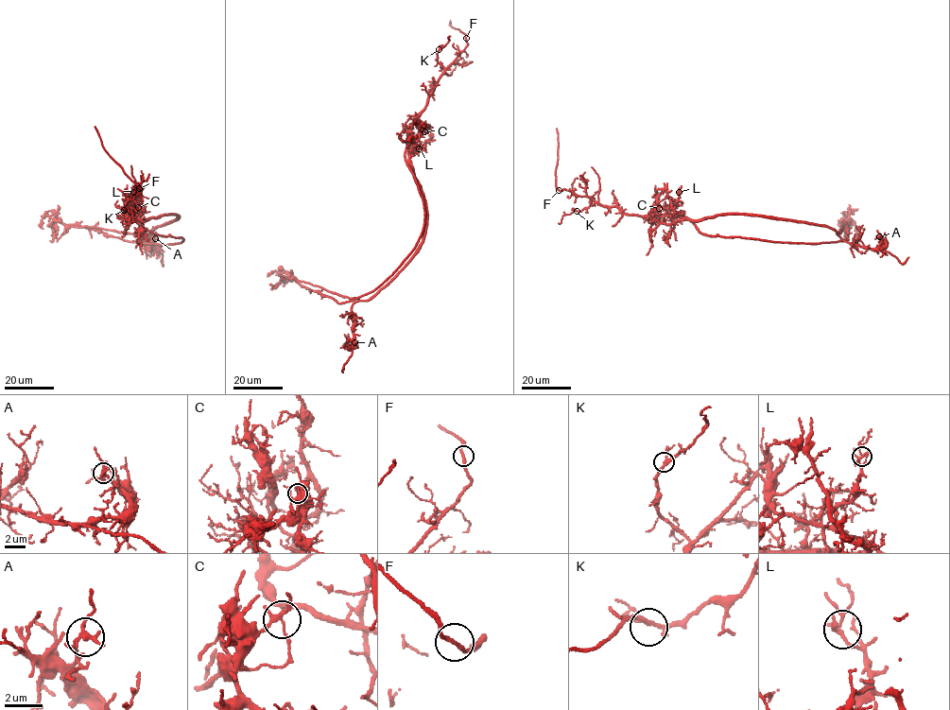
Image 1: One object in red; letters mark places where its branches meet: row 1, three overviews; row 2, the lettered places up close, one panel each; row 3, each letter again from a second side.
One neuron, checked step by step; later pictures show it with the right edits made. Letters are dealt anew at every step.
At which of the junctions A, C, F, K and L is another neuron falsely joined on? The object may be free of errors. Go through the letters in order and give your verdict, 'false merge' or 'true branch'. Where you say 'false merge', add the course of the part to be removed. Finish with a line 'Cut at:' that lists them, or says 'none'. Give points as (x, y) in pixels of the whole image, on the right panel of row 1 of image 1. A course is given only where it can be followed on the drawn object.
A: true branch
C: false merge; foreign part runs (659, 208), (659, 215), (647, 216), (688, 218), (709, 235), (824, 243), (848, 239), (845, 216), (848, 228)
F: true branch
K: true branch
L: true branch
Cut at: C

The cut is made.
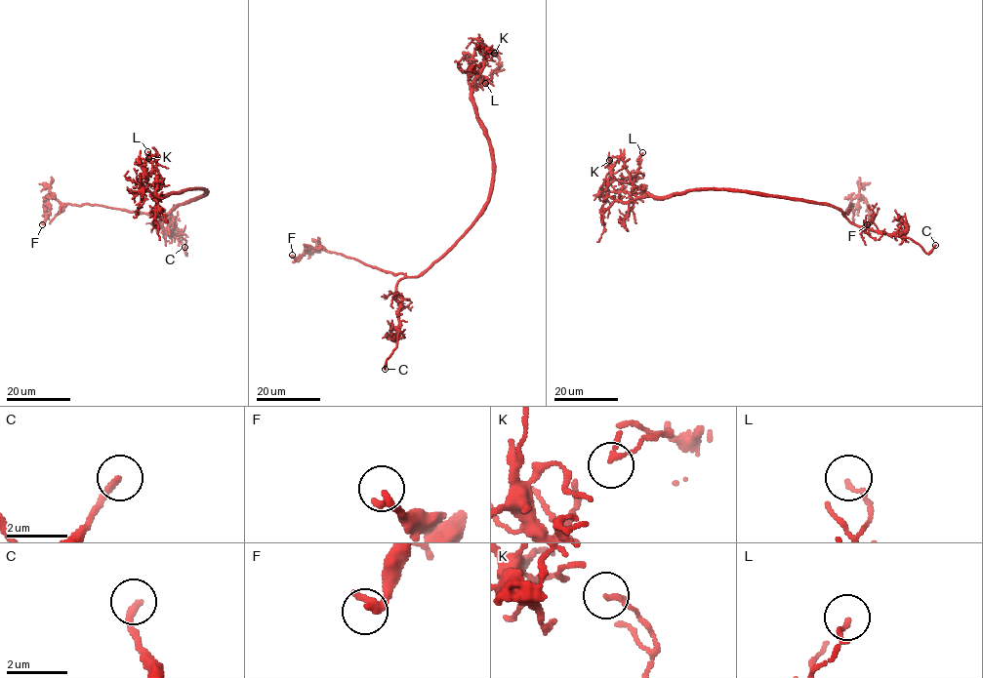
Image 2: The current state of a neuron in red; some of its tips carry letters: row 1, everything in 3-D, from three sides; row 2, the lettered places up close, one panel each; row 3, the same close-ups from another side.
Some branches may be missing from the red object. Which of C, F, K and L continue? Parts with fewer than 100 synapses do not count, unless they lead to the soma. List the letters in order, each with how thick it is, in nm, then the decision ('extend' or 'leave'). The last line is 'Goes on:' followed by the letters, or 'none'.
C: calibre 240 nm; extend
F: calibre 300 nm; leave
K: calibre 120 nm; leave
L: calibre 130 nm; leave
Goes on: C

